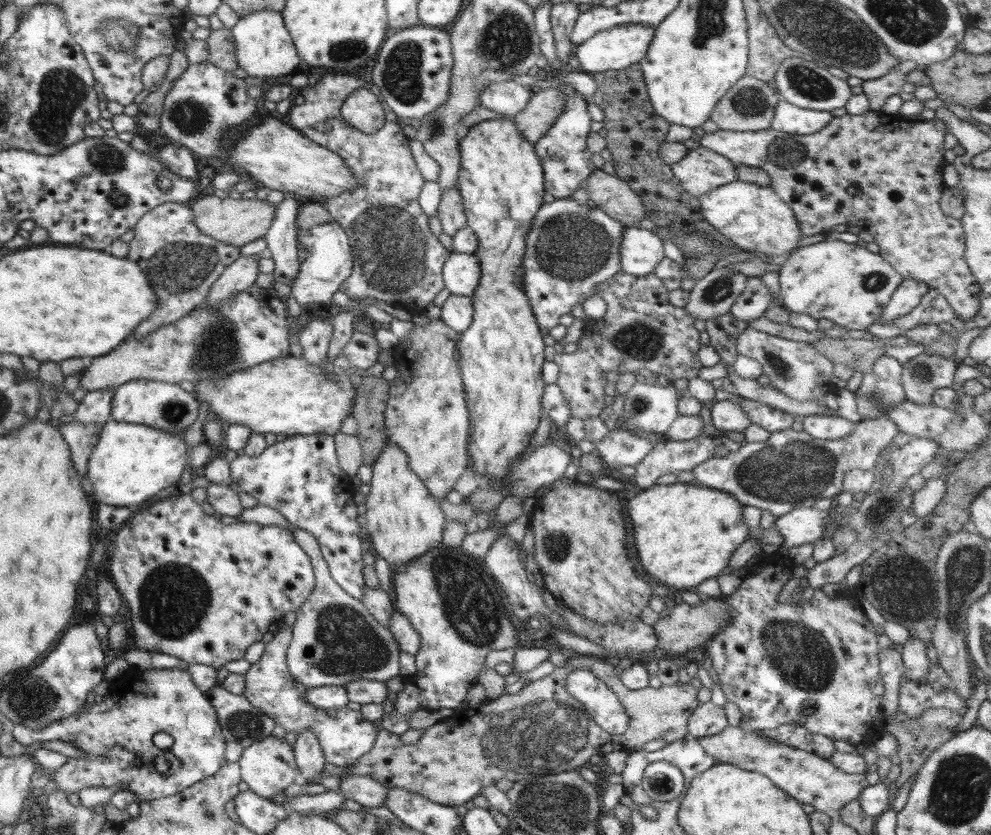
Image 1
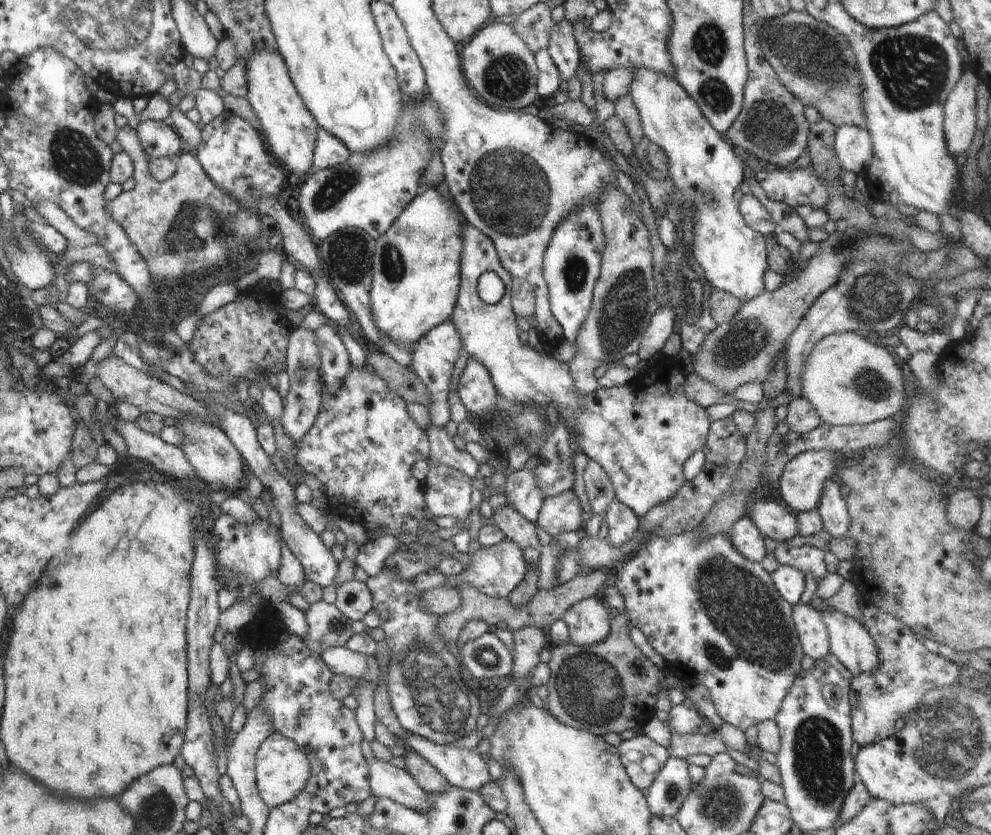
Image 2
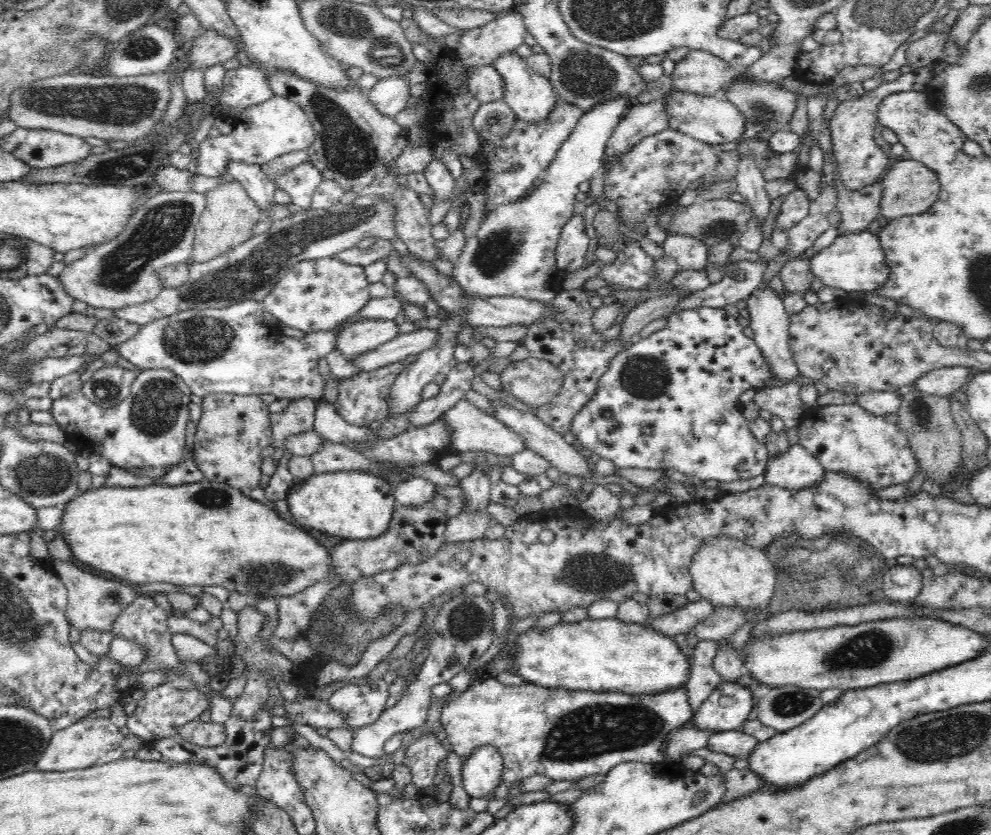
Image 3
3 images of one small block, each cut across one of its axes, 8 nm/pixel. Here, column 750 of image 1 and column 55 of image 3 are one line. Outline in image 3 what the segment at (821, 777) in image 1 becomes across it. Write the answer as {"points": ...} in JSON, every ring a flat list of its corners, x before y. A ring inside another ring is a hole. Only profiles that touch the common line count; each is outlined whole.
{"points":[[84,717,80,722,76,722,68,728,53,732,46,751,36,763,35,770,64,772,65,770,78,770,94,766,98,758,107,752,121,748,125,738,110,718,90,719]]}

